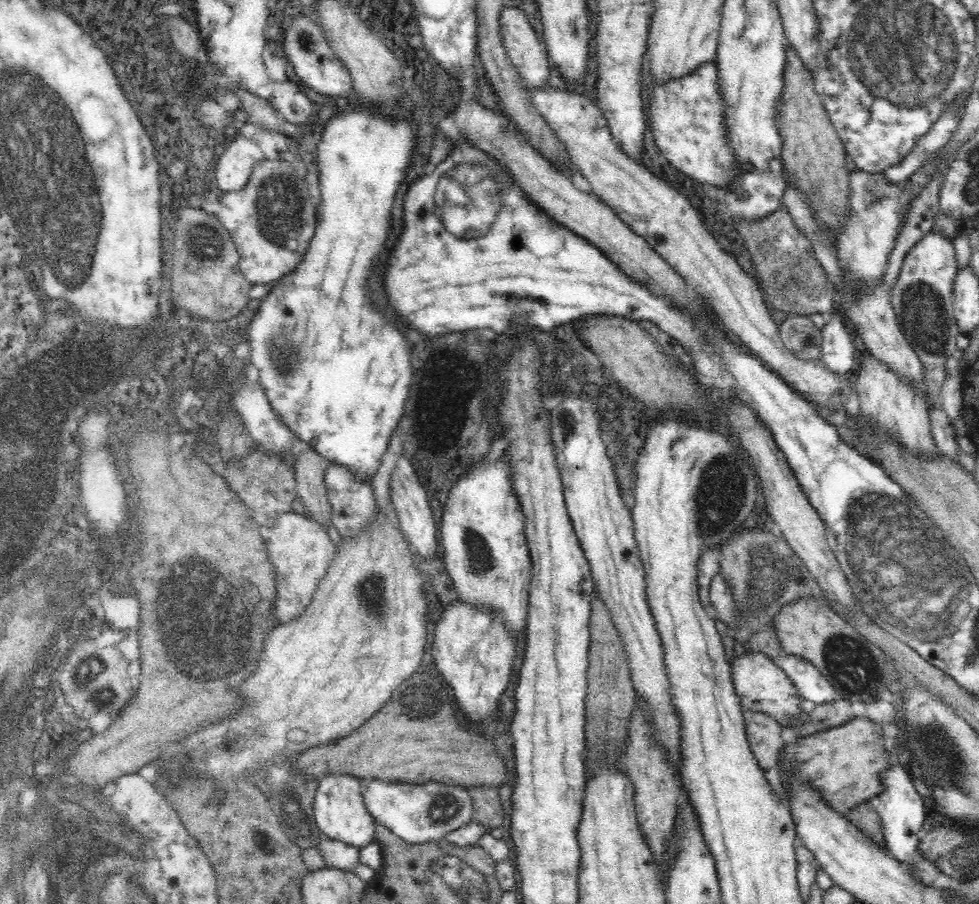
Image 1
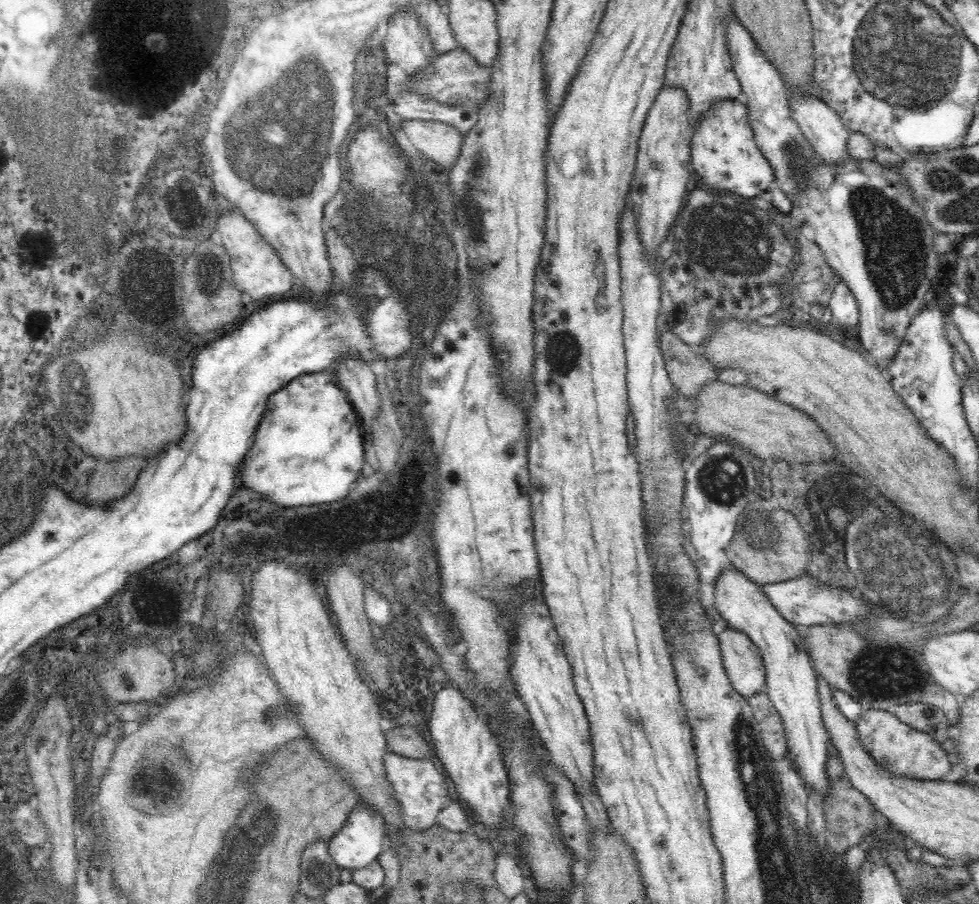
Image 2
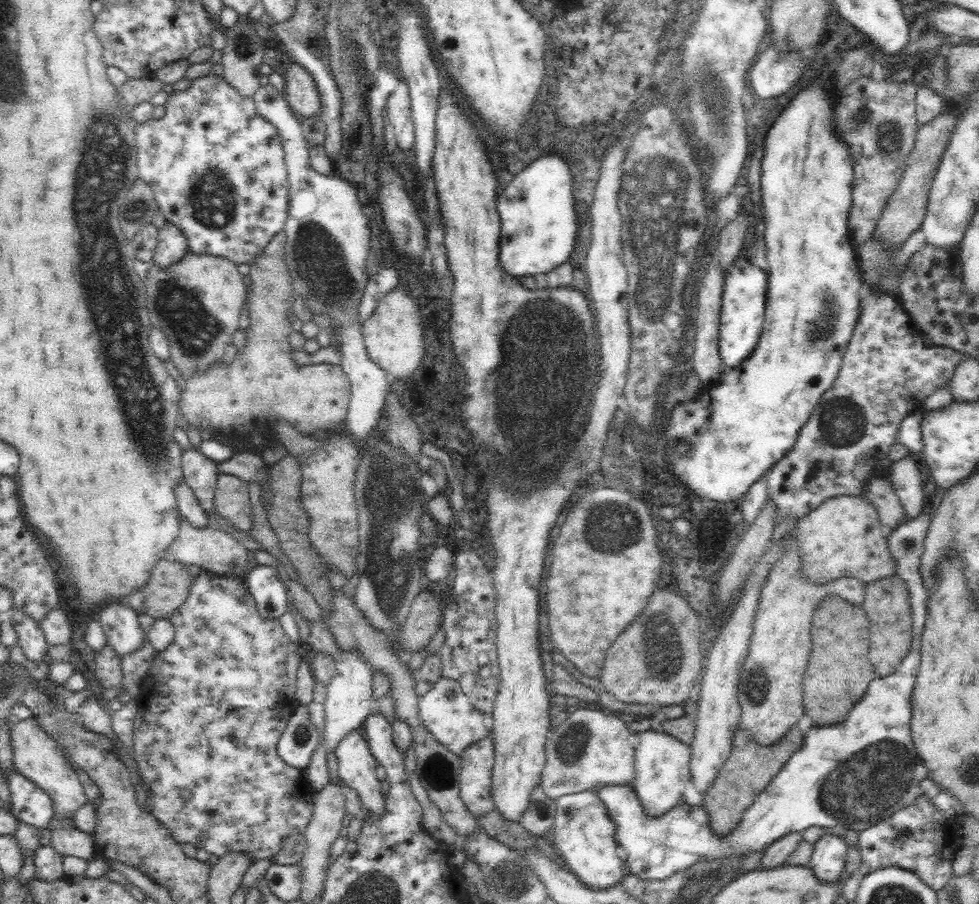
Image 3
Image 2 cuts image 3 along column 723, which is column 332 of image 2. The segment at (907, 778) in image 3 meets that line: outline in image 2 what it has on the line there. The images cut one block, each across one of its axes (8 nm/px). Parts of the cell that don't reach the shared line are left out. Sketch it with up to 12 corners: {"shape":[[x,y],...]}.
{"shape":[[353,810],[330,839],[338,867],[360,869],[386,844],[376,810]]}

